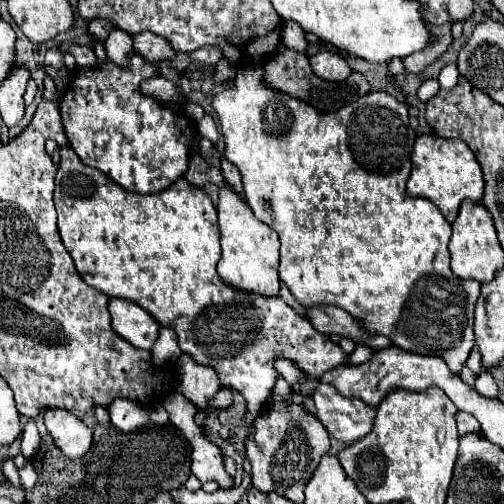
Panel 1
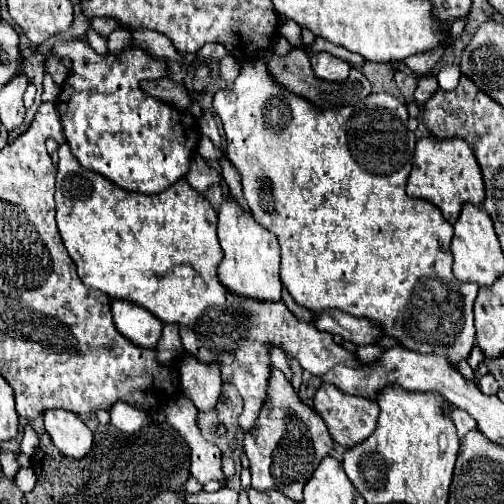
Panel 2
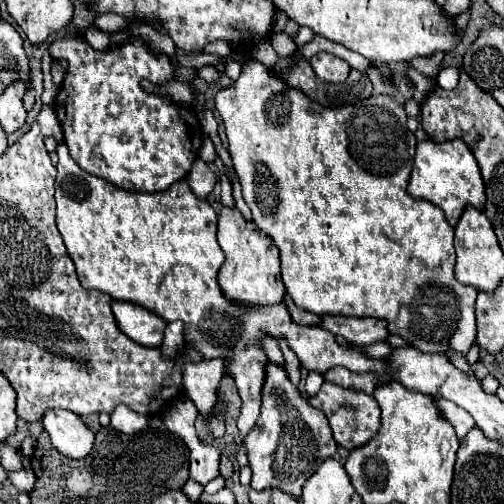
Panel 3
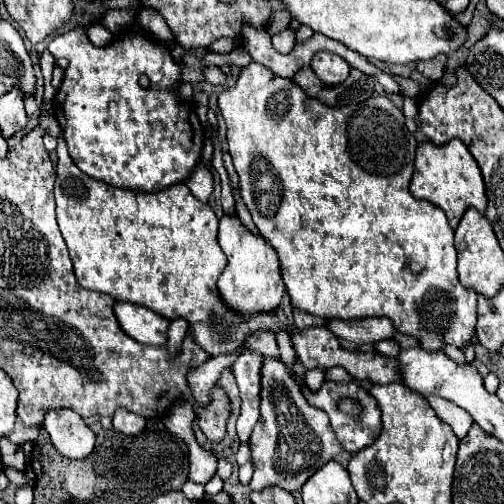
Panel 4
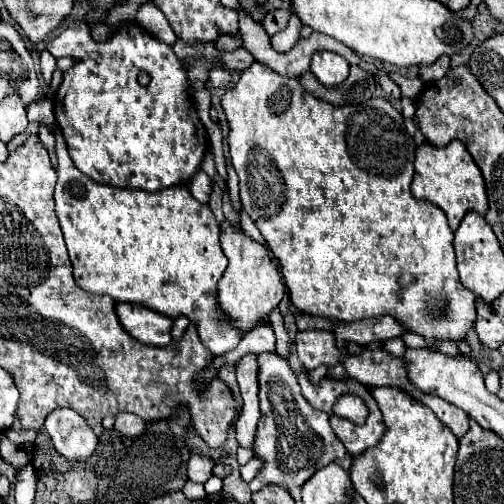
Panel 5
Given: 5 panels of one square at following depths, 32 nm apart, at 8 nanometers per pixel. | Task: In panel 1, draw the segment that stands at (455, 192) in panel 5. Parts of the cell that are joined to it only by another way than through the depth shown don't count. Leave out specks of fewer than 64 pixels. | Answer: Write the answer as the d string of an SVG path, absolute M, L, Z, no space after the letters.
M422 134L414 142L412 152L412 172L406 184L406 192L410 196L422 196L432 200L438 210L444 214L448 222L452 222L460 210L462 200L470 198L474 202L482 200L484 182L480 164L476 162L474 154L466 148L462 140L446 140L436 134Z

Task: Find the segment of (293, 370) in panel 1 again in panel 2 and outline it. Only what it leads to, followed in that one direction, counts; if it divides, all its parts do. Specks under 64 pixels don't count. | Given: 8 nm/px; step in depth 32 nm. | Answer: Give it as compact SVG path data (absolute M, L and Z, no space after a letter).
M272 348L272 366L274 366L276 370L280 370L280 372L292 382L294 372L292 372L292 368L290 368L290 362L288 362L288 358L286 358L280 350L276 350L276 348Z

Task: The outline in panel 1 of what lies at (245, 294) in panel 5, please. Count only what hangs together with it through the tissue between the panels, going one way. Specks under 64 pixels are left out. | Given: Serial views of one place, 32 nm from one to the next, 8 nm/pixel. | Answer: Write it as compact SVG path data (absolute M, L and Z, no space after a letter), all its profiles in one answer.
M210 168L210 182L218 186L218 218L220 218L220 240L222 240L222 258L218 260L218 274L226 284L232 284L246 292L256 292L262 296L278 296L280 278L278 278L278 258L280 242L278 234L260 222L252 208L236 194L236 190L226 184L220 168Z

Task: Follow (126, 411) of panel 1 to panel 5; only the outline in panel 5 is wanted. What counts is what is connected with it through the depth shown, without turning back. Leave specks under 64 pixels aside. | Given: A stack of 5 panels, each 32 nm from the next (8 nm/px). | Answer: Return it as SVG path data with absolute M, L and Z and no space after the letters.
M118 412L116 418L114 418L114 428L122 434L122 436L128 436L128 438L136 438L144 432L146 428L146 422L140 418L140 416L134 416L134 414L128 414L128 412Z

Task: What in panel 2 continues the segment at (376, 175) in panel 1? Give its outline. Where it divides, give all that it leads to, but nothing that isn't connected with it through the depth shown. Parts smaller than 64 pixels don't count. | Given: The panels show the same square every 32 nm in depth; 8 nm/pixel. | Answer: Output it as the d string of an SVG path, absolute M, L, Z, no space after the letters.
M262 60L242 64L238 78L232 84L232 90L220 90L214 96L214 110L222 120L224 136L226 136L226 156L238 168L244 186L244 198L252 216L264 224L270 232L278 236L282 248L282 264L280 264L280 280L292 294L292 298L308 308L308 310L326 310L326 308L340 308L356 318L368 318L382 328L382 332L394 340L398 340L404 348L416 350L420 354L442 354L452 368L458 362L466 360L472 346L474 346L474 300L478 296L478 284L468 282L466 286L452 276L452 226L444 220L440 208L436 208L428 200L416 200L406 196L406 180L412 170L412 156L414 156L414 132L408 128L408 110L406 104L396 100L394 96L380 92L362 98L362 110L340 110L340 120L332 110L318 110L316 106L308 104L304 98L288 92L286 88L278 86L270 80L266 64Z

